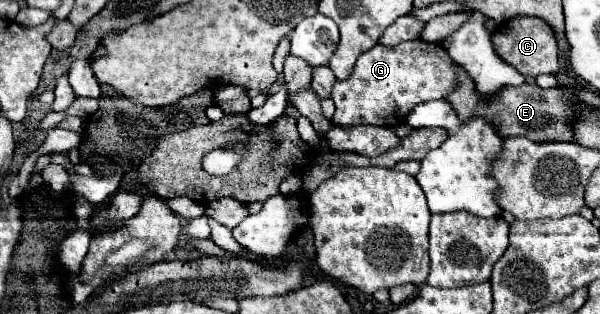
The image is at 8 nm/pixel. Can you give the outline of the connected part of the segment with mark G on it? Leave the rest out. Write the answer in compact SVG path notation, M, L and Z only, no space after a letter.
M425 40L401 42L393 48L373 46L363 52L347 80L337 80L331 90L335 102L333 124L337 126L359 126L359 124L379 124L397 126L403 124L409 110L427 100L443 98L455 86L455 70L449 68L449 54L441 44L431 44Z

